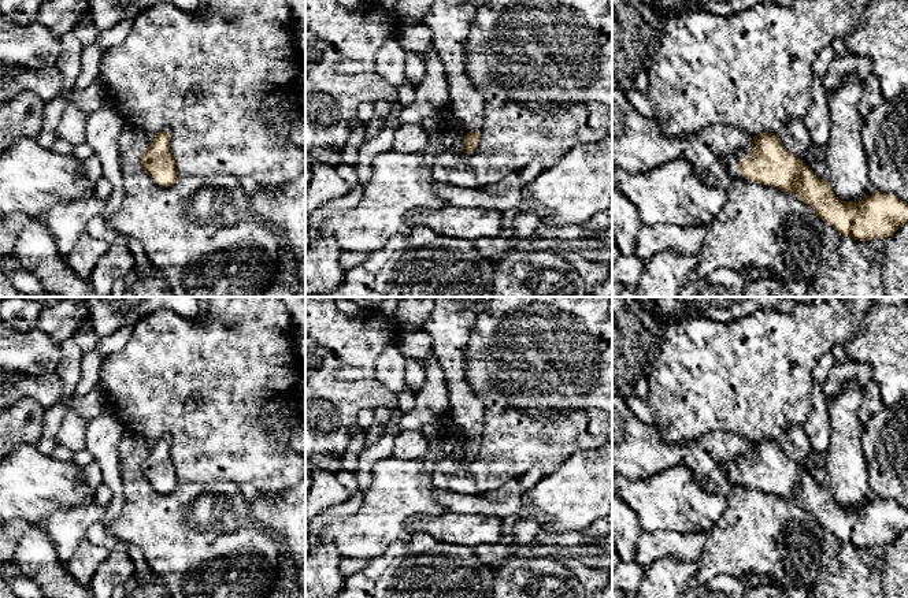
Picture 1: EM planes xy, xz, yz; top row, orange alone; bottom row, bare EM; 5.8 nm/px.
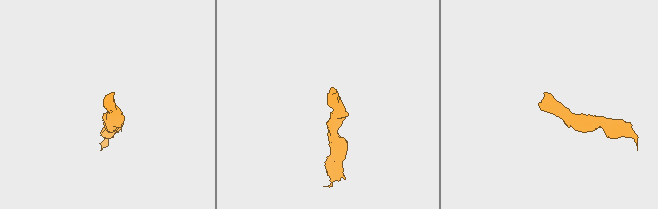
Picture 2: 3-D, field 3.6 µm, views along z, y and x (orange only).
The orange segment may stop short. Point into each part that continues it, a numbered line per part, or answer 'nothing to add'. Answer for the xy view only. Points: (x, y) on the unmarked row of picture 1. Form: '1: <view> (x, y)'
nothing to add

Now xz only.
1: xz (452, 319)

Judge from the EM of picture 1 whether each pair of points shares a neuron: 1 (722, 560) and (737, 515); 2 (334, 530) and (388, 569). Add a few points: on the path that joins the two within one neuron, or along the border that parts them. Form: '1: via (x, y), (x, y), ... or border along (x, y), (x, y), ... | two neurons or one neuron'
1: via (730, 549), (736, 543), (736, 526) | one neuron
2: border along (386, 552), (370, 561) | two neurons

